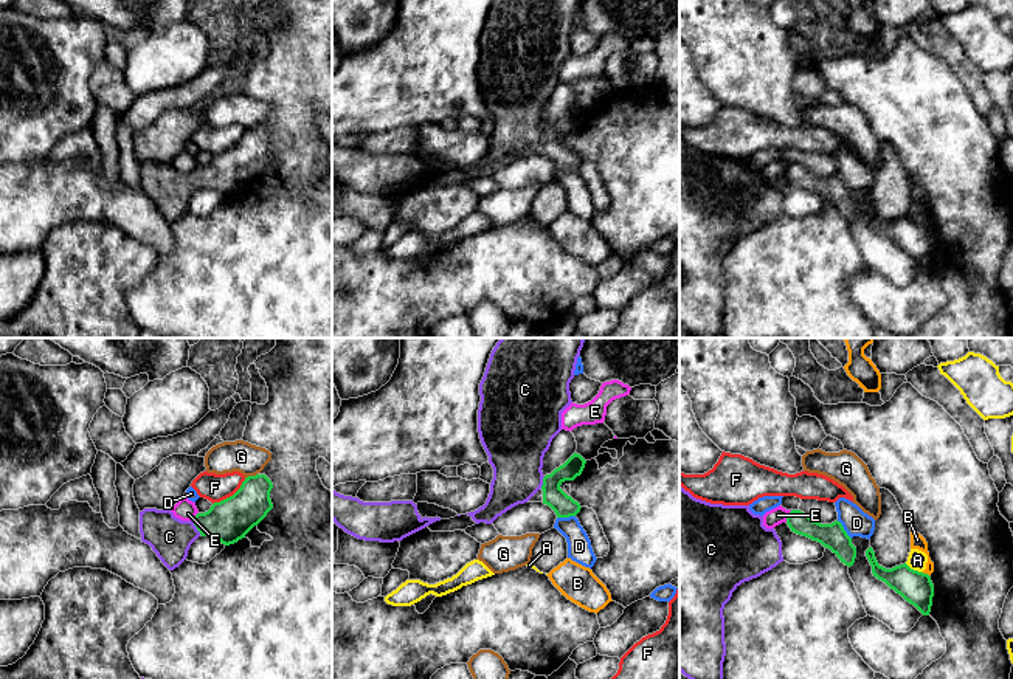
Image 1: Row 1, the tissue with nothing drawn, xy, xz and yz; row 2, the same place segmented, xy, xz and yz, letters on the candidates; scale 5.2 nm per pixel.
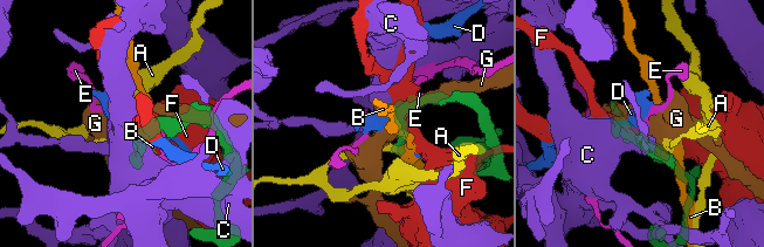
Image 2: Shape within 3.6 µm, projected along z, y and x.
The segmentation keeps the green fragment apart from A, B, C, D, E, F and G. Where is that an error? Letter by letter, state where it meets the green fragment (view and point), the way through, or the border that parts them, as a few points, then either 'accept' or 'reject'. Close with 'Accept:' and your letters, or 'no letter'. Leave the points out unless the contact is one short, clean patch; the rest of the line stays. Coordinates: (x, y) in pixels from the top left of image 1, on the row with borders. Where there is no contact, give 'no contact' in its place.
A: meets green in yz at (912, 569); border along yz (905, 563), (922, 572); reject
B: meets green in yz at (925, 574); border along yz (922, 572), (928, 575); reject
C: meets green in xy at (196, 526); runs through xy (230, 520), (196, 526), (169, 537); accept
D: meets green in xz at (565, 517); border along xz (574, 515), (557, 518); reject
E: meets green in yz at (788, 517); reject
F: meets green in xy at (230, 496); border along xy (245, 478), (231, 495), (213, 504); reject
G: meets green in xy at (250, 476); reject
Accept: C

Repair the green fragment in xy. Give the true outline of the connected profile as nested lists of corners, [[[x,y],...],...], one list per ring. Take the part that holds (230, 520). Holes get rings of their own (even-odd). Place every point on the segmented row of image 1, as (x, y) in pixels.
[[[265,474],[248,476],[233,496],[214,502],[191,521],[175,518],[171,510],[144,508],[140,512],[141,541],[174,570],[186,560],[191,544],[200,535],[217,538],[225,546],[245,538],[273,508],[271,488]]]

